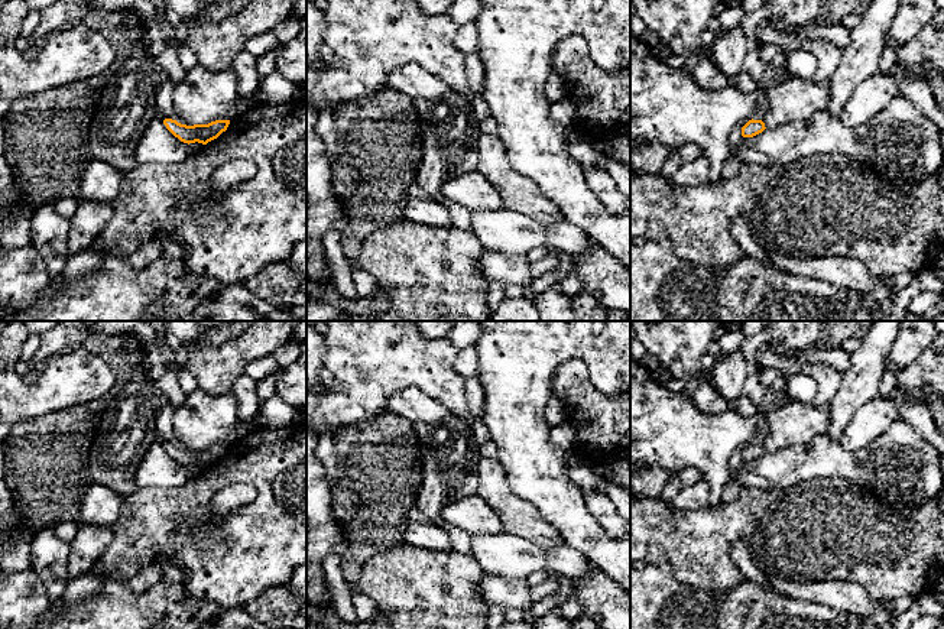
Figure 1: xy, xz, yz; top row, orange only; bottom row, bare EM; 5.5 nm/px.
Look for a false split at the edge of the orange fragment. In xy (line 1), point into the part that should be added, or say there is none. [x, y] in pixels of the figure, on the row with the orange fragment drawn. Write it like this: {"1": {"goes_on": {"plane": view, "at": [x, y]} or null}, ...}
{"1": {"goes_on": null}}

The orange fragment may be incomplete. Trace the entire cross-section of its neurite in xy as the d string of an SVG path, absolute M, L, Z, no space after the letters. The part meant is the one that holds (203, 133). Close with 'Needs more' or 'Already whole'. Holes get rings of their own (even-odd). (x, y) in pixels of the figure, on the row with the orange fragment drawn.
M165 119L163 124L175 137L184 143L189 145L198 142L207 145L227 130L230 120L215 120L208 124L186 126L178 123L176 120Z. Already whole

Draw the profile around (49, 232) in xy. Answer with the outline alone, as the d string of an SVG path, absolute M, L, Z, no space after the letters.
M43 205L30 215L30 244L46 265L52 279L61 278L68 263L69 220L61 217L53 205Z

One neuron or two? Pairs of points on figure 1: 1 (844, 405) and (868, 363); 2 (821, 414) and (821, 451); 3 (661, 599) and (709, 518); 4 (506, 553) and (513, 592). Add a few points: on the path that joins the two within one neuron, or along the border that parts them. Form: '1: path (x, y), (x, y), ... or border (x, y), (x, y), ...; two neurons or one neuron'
1: path (850, 395), (859, 386), (865, 373); one neuron
2: border (823, 433), (790, 446); two neurons
3: border (645, 564), (667, 564), (680, 580), (706, 589); two neurons
4: border (485, 571), (505, 579), (525, 579); two neurons

